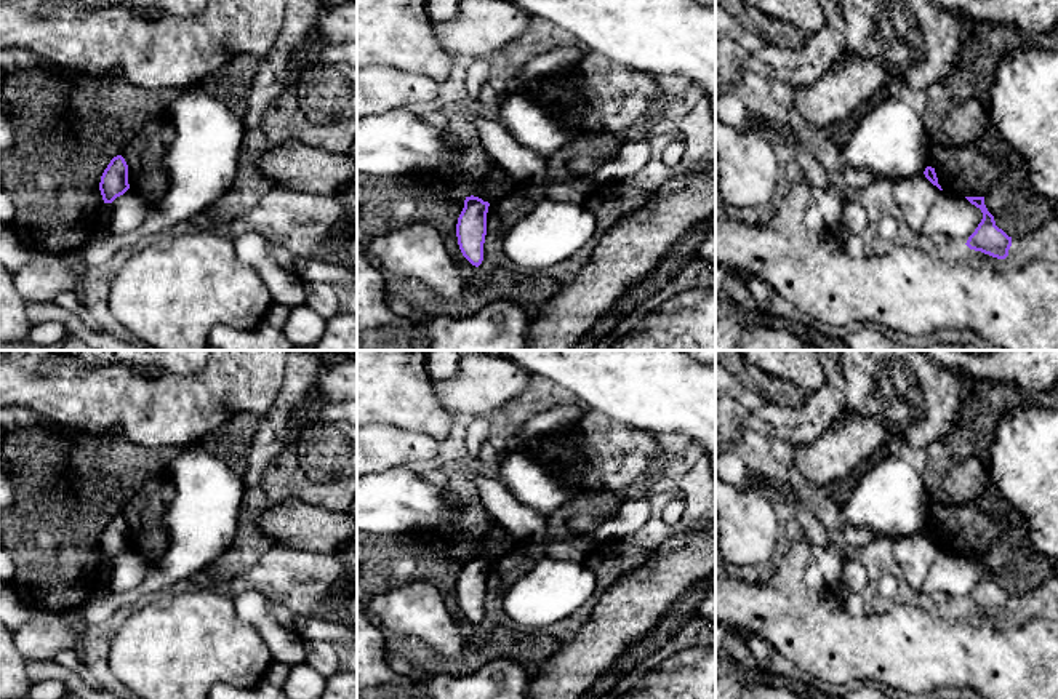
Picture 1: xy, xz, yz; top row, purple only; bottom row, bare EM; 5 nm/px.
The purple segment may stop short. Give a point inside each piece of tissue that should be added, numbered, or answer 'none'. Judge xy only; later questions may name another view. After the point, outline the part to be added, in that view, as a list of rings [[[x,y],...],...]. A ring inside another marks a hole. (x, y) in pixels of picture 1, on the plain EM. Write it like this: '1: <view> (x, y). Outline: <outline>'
none

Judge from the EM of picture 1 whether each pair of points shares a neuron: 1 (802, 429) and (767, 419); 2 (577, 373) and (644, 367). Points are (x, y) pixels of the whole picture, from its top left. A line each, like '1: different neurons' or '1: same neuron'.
1: same neuron
2: same neuron

